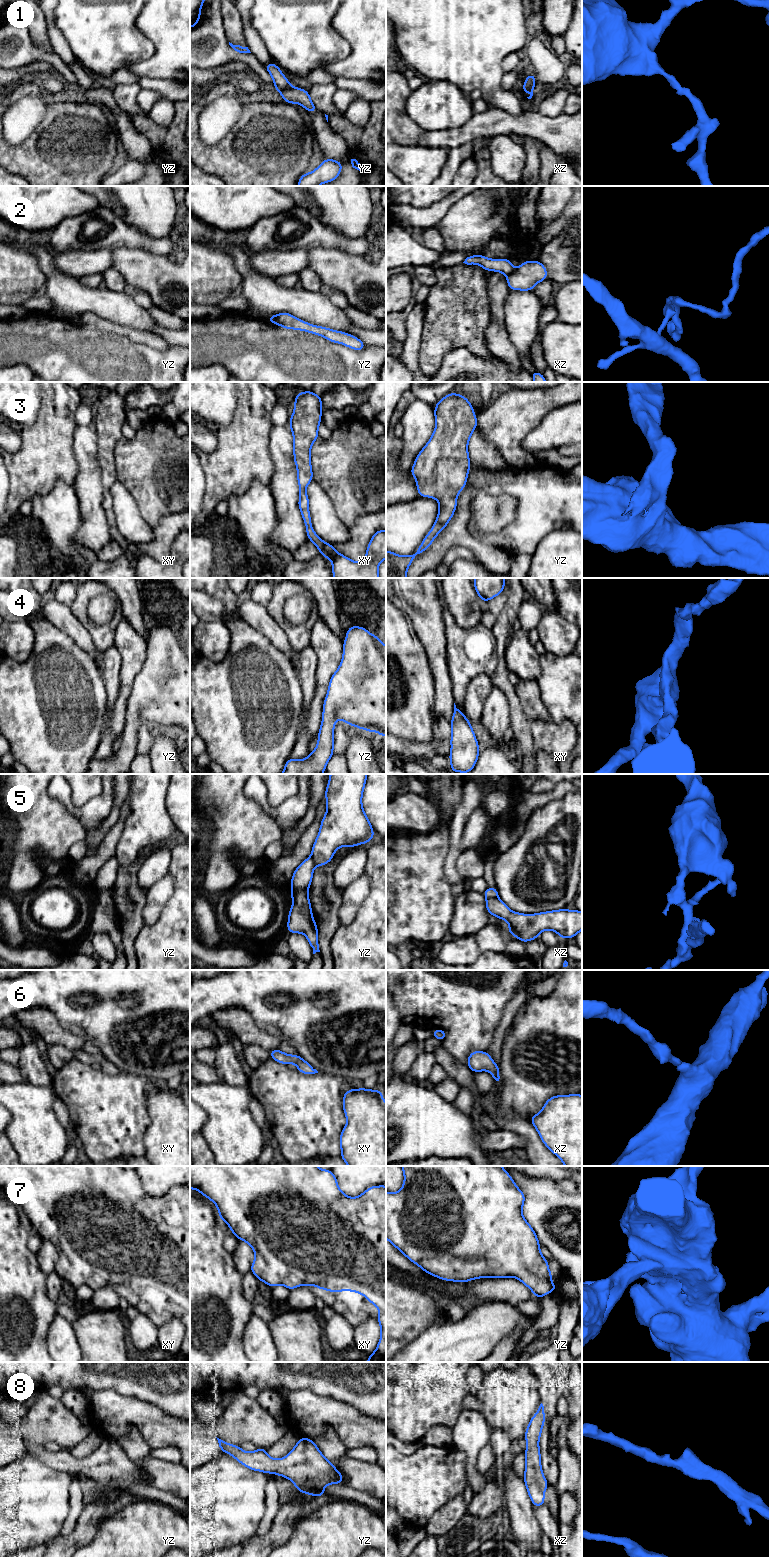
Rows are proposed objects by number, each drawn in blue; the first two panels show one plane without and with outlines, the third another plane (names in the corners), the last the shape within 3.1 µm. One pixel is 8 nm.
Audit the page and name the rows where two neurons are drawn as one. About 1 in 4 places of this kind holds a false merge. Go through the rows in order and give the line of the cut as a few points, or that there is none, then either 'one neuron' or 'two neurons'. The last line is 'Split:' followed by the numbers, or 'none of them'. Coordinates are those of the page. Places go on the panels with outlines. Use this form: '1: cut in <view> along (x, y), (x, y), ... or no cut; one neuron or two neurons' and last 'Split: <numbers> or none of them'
1: cut in yz along (290, 86), (282, 92); two neurons
2: cut in yz along (277, 315), (275, 323); two neurons
3: no cut; one neuron
4: no cut; one neuron
5: cut in xz along (497, 897), (488, 897), (486, 899); two neurons
6: no cut; one neuron
7: no cut; one neuron
8: no cut; one neuron
Split: 1, 2, 5

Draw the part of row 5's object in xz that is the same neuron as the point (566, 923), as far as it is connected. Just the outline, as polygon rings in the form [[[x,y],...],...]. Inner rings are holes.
[[[487,898],[486,909],[491,916],[509,923],[508,932],[521,942],[536,940],[544,930],[554,930],[560,938],[575,938],[582,930],[582,912],[576,910],[552,910],[537,914],[513,912],[499,898]]]

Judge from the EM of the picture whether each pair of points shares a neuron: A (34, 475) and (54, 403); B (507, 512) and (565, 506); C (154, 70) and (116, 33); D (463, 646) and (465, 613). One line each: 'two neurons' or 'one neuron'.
A: one neuron
B: two neurons
C: two neurons
D: two neurons

